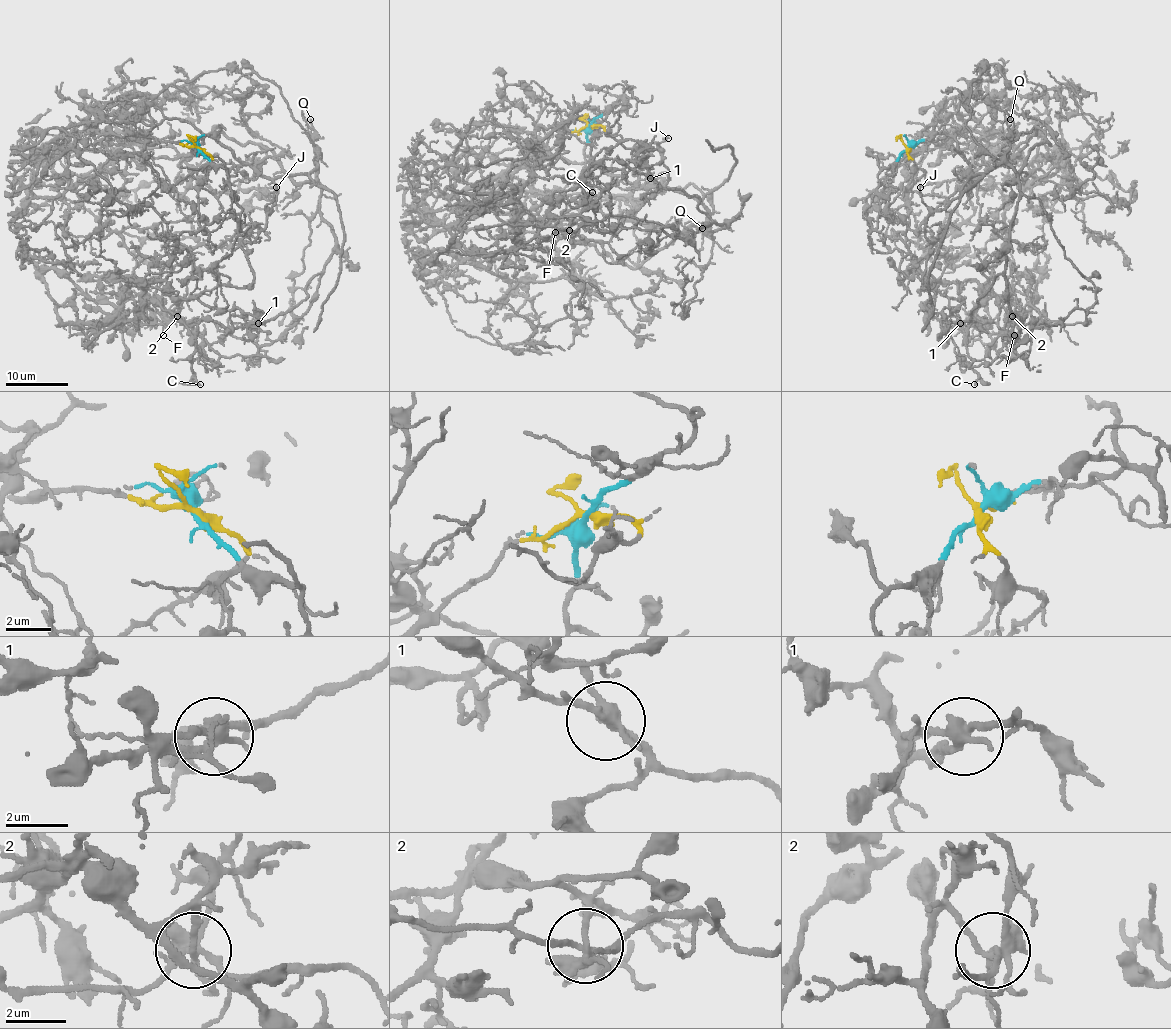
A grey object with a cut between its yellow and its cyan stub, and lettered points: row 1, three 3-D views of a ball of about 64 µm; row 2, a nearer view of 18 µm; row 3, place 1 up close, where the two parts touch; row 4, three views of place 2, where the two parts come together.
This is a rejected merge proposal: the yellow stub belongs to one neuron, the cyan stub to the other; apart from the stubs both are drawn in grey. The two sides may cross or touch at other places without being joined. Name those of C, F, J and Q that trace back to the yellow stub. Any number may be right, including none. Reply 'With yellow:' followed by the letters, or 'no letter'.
With yellow: no letter

